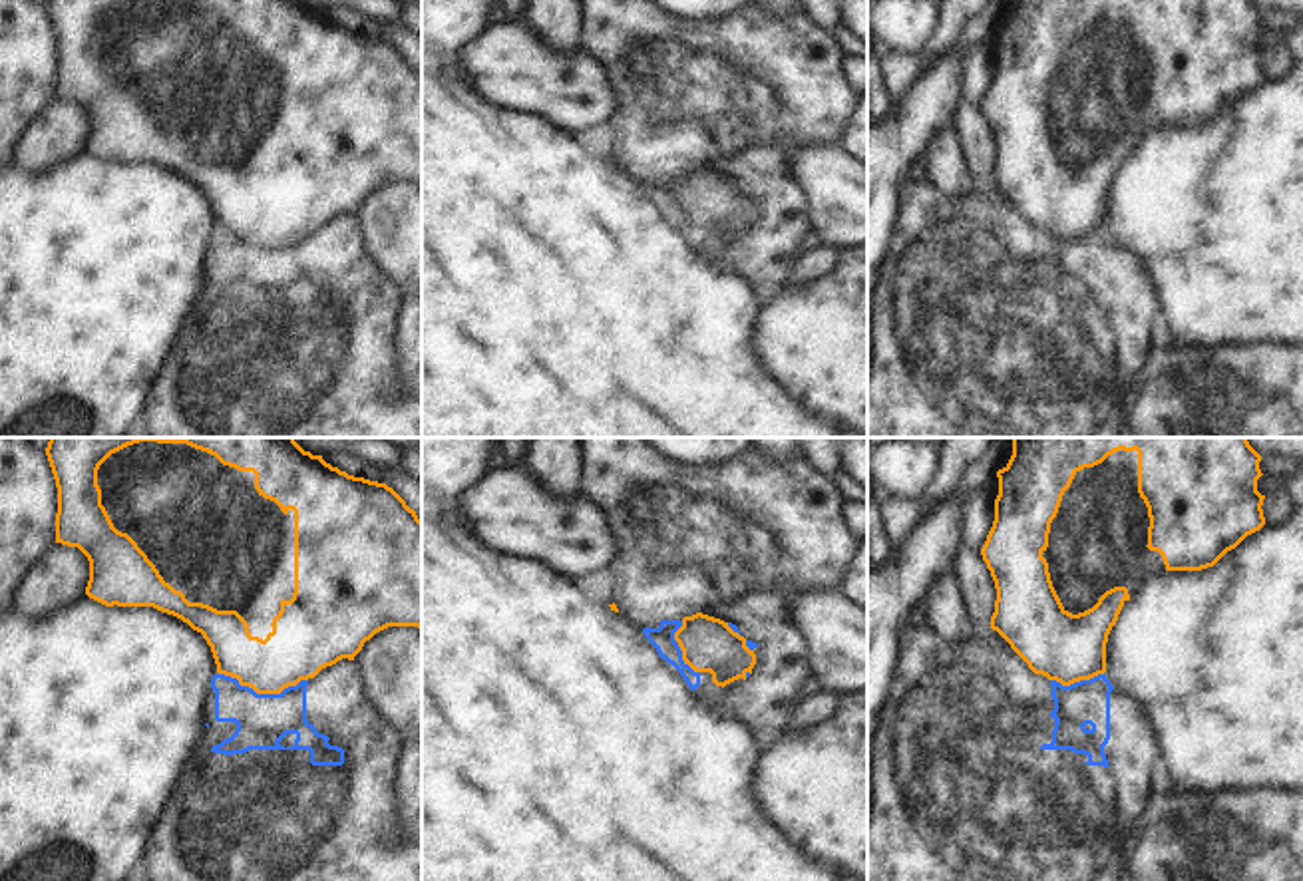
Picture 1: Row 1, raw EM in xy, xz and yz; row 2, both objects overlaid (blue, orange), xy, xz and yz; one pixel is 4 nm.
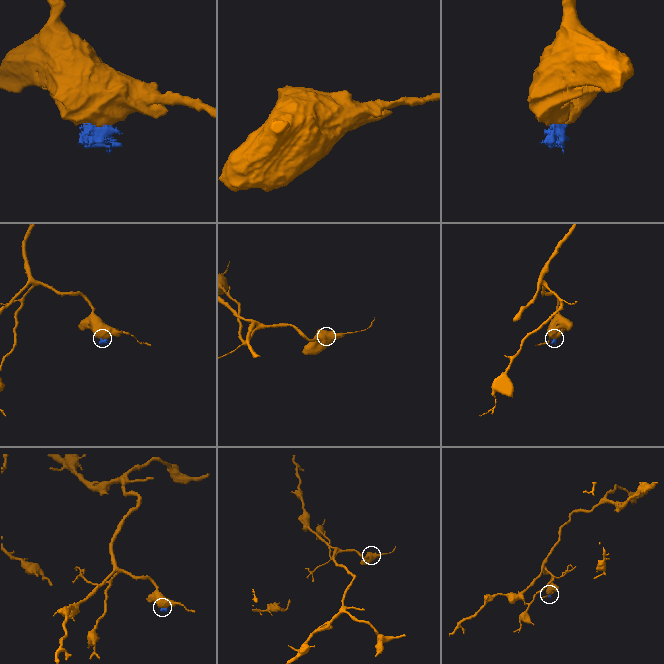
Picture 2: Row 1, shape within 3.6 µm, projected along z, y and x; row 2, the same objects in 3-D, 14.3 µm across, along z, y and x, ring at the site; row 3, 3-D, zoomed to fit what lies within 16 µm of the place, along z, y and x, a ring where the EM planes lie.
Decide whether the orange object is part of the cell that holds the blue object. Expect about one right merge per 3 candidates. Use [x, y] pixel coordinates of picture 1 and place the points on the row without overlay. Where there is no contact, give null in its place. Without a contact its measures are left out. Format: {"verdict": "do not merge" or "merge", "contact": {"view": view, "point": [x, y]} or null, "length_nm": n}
{"verdict": "do not merge", "contact": {"view": "xy", "point": [263, 249]}, "length_nm": 360}

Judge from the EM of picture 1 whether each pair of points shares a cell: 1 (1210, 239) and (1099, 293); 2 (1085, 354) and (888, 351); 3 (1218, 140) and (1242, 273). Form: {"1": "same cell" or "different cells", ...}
{"1": "different cells", "2": "same cell", "3": "same cell"}

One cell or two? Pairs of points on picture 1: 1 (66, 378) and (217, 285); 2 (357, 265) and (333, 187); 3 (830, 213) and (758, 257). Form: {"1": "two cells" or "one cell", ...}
{"1": "two cells", "2": "two cells", "3": "two cells"}

